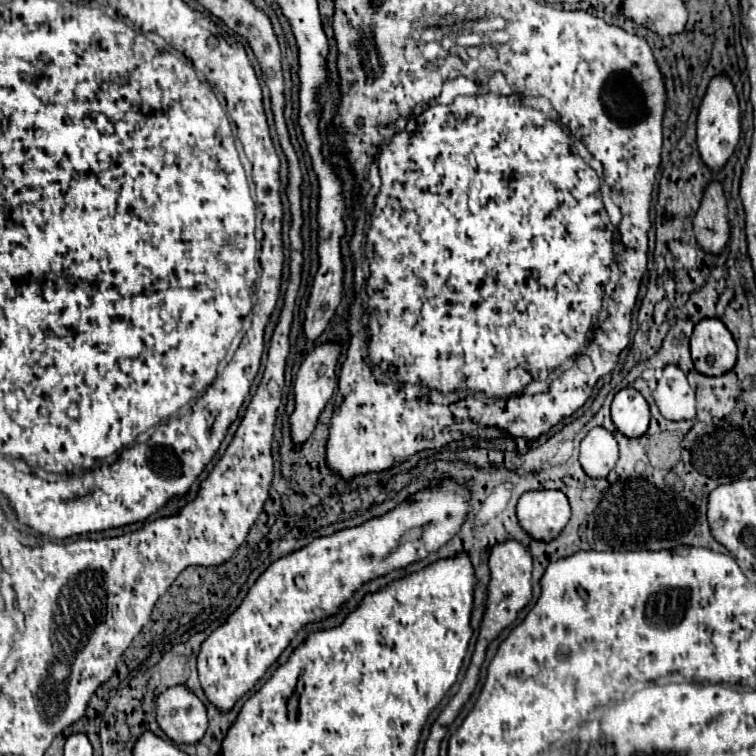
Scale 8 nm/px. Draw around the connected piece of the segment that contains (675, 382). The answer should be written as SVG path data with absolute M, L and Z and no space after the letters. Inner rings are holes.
M670 364L664 368L662 378L654 390L656 406L660 408L662 416L674 422L692 420L696 416L696 398L692 388L688 386L686 374Z

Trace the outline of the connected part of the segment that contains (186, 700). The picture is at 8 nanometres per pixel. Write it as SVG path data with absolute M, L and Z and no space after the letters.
M172 686L156 700L158 724L178 744L196 744L208 726L204 704L184 686Z

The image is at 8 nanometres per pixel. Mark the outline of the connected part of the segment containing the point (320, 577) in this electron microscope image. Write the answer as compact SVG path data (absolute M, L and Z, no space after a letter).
M444 480L440 488L422 490L416 496L412 496L412 500L400 504L398 508L394 508L392 512L380 518L372 518L364 522L362 526L340 530L332 536L316 538L308 546L276 560L256 580L256 584L250 588L250 592L242 600L240 608L226 620L226 624L216 628L202 642L202 648L198 652L198 676L200 676L200 686L206 698L222 712L232 710L236 700L244 696L258 682L258 678L264 676L264 672L290 646L294 636L306 624L312 624L318 620L320 612L336 612L336 608L348 602L354 596L354 592L366 582L386 576L392 570L404 570L408 564L428 558L432 552L444 546L460 530L462 522L466 520L468 510L470 510L468 490L456 484L454 480Z

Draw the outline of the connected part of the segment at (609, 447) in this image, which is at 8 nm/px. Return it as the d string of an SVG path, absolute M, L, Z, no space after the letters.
M592 428L580 444L580 464L590 478L604 478L618 462L618 444L604 428Z

